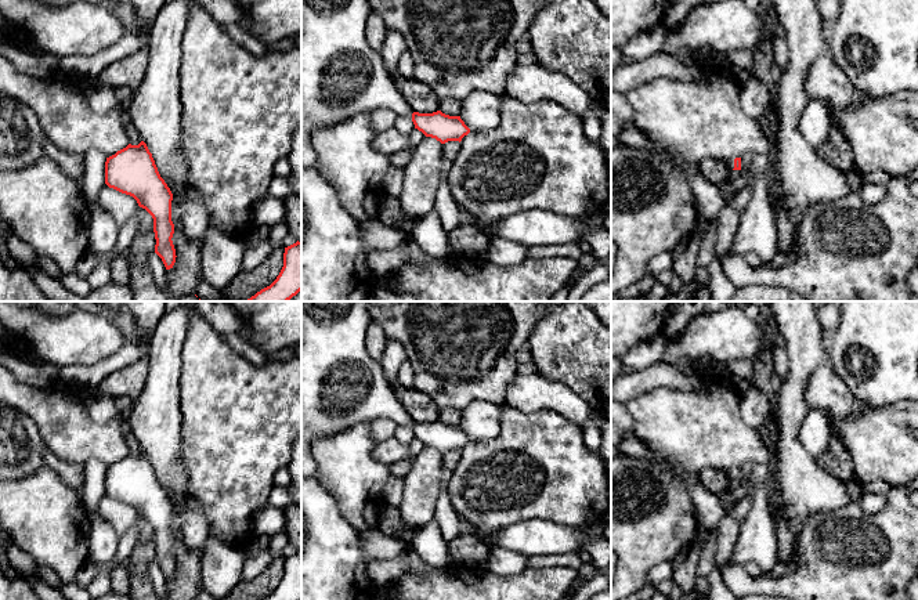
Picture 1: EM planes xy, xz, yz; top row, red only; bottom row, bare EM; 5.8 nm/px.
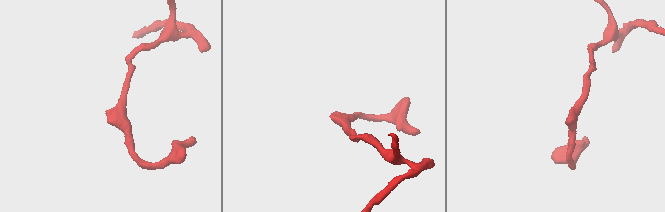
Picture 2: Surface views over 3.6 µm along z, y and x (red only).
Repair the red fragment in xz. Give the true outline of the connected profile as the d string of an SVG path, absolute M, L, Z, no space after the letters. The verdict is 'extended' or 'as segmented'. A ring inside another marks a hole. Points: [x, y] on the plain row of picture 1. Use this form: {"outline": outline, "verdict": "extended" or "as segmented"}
{"outline": "M441 420L433 423L412 423L415 438L422 441L426 447L435 448L441 453L448 451L462 451L470 442L460 426L449 426Z", "verdict": "as segmented"}

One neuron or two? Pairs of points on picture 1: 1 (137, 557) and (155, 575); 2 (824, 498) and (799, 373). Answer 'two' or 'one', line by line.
1: two
2: one

